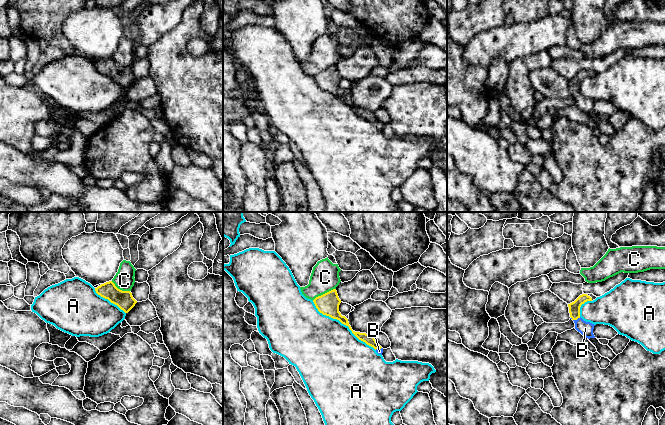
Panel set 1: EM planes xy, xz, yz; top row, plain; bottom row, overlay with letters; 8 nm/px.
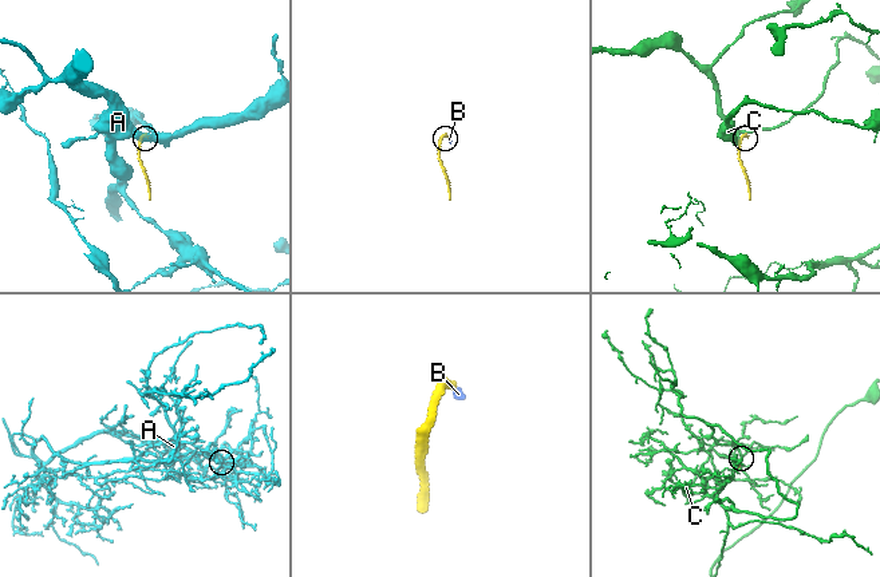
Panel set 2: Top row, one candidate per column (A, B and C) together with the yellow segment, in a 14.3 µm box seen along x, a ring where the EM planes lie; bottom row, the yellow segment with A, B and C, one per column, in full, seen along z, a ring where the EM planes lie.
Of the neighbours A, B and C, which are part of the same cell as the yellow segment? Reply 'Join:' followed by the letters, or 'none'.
Join: B

